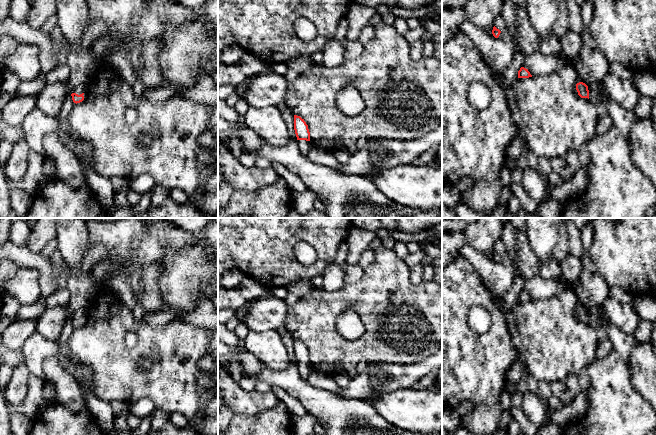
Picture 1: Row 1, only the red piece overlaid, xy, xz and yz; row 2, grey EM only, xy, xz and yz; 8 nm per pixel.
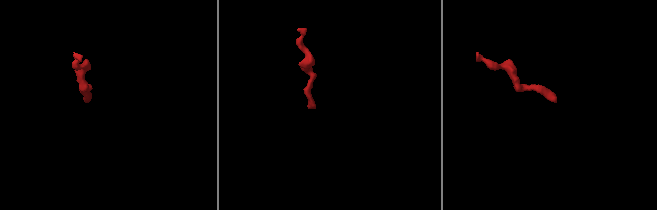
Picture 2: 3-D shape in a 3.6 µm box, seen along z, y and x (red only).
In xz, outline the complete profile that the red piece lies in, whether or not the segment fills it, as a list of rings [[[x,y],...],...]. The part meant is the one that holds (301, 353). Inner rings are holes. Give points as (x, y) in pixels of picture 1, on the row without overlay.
[[[294,339],[294,354],[297,361],[296,369],[302,379],[307,380],[313,370],[313,367],[310,365],[308,349],[304,343],[297,339]]]

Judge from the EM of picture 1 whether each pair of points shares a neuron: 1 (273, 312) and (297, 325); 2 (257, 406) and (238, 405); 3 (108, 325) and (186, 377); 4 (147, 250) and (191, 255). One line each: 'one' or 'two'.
1: two
2: one
3: one
4: two

